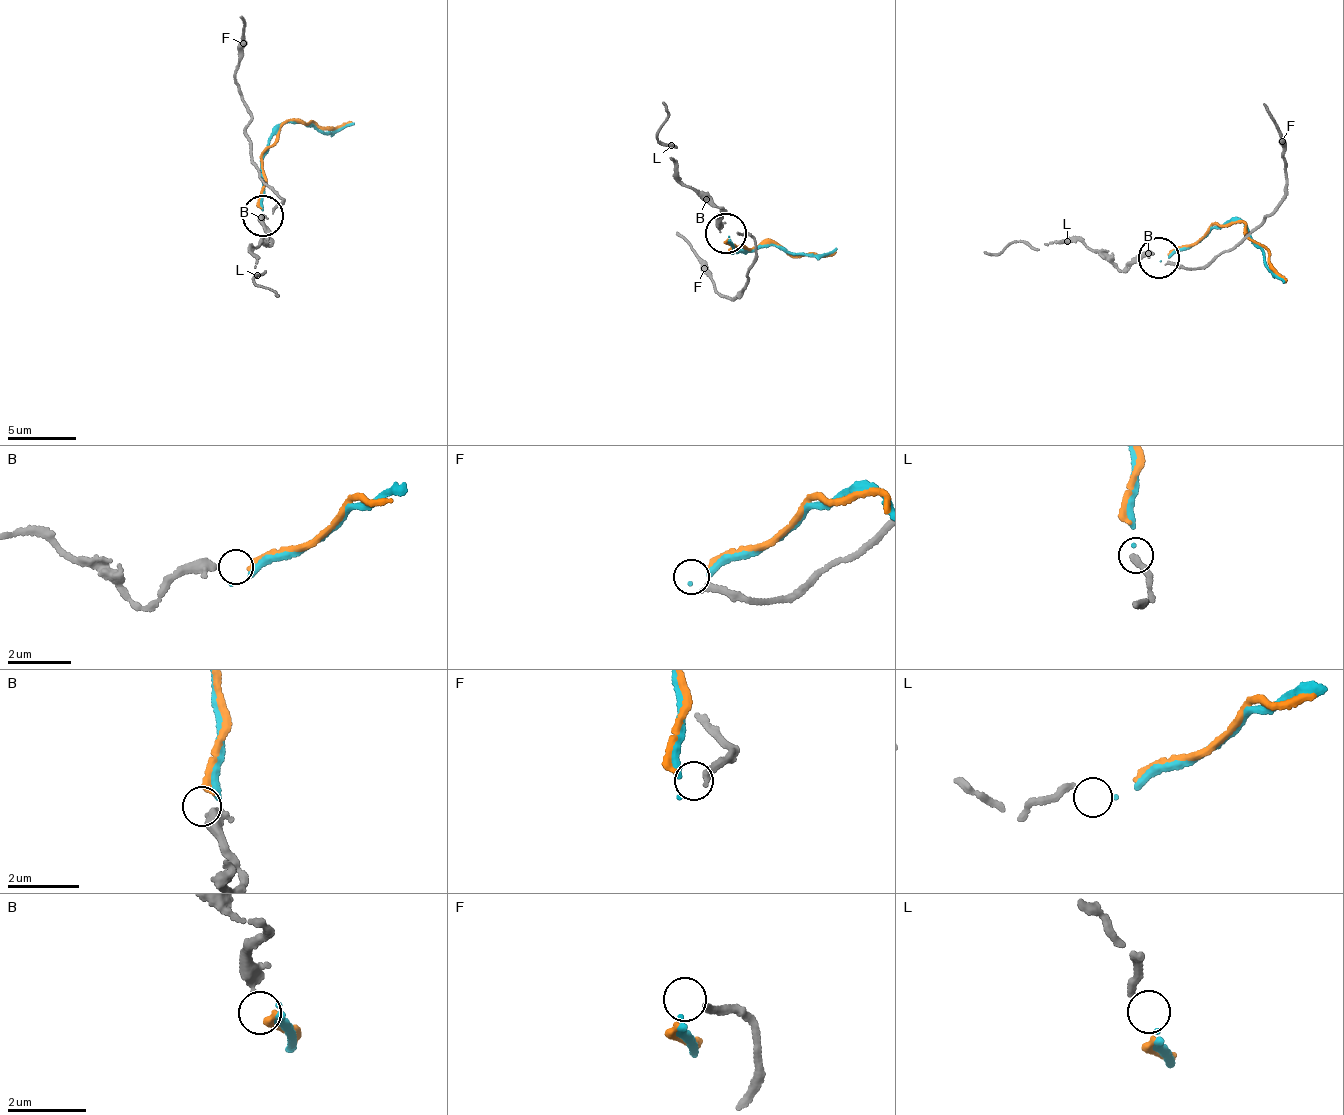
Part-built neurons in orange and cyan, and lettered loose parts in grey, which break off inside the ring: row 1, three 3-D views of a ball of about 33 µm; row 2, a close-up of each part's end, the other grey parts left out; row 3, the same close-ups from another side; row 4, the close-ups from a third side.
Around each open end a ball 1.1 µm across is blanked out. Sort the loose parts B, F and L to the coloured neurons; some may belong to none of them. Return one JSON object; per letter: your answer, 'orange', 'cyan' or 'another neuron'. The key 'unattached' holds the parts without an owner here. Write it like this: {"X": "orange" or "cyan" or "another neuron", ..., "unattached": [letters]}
{"B": "orange", "F": "another neuron", "L": "cyan", "unattached": ["F"]}

